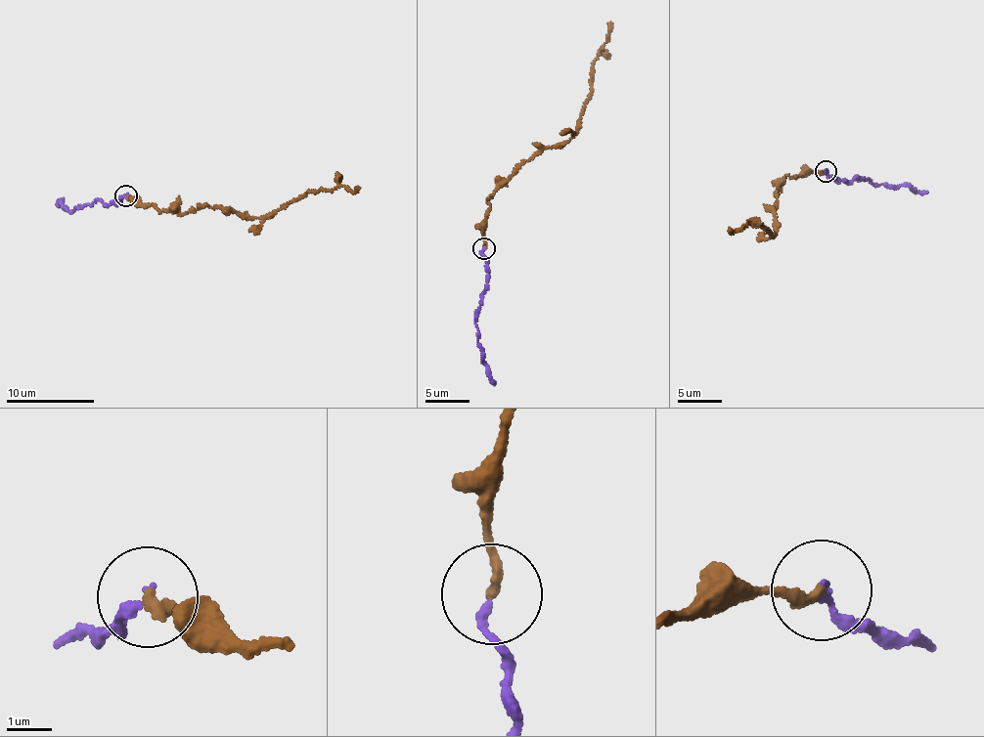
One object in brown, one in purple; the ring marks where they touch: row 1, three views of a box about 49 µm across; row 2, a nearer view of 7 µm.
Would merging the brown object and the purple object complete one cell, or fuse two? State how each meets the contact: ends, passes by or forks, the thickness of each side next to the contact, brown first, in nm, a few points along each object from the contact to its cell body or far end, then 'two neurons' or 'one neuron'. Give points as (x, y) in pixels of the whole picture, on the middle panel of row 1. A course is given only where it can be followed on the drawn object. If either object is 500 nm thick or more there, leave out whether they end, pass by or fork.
brown ends | purple ends | 240/170 nm | brown via (483, 247), (489, 197), (520, 163), (576, 135), (593, 78), (592, 70), (610, 21) | purple via (484, 248), (488, 275), (477, 319), (477, 338), (483, 365), (495, 383) | one neuron

